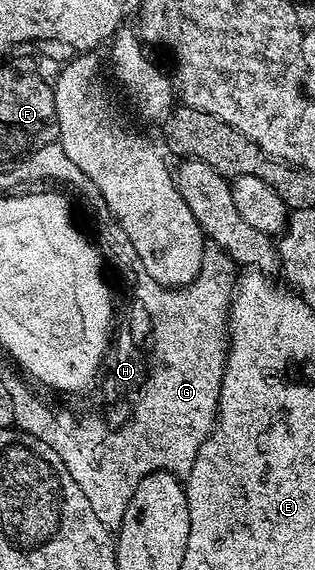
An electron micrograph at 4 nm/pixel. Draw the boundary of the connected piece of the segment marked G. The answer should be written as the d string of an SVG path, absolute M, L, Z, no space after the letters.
M211 246L203 253L197 278L192 284L183 285L183 296L159 296L159 292L149 298L143 296L143 300L149 300L147 308L155 312L155 336L159 336L159 352L167 352L167 356L157 357L153 373L155 380L150 380L151 388L146 388L146 393L142 395L135 420L127 424L118 435L111 436L107 441L107 448L79 450L74 453L75 460L67 460L67 469L69 474L73 474L73 482L81 486L85 498L89 498L89 506L93 506L93 514L97 514L97 519L106 528L115 530L122 524L129 498L133 498L133 490L137 490L141 478L151 472L172 472L175 476L186 478L201 446L215 429L219 414L221 378L229 347L231 298L235 294L236 283L235 261L221 249Z

